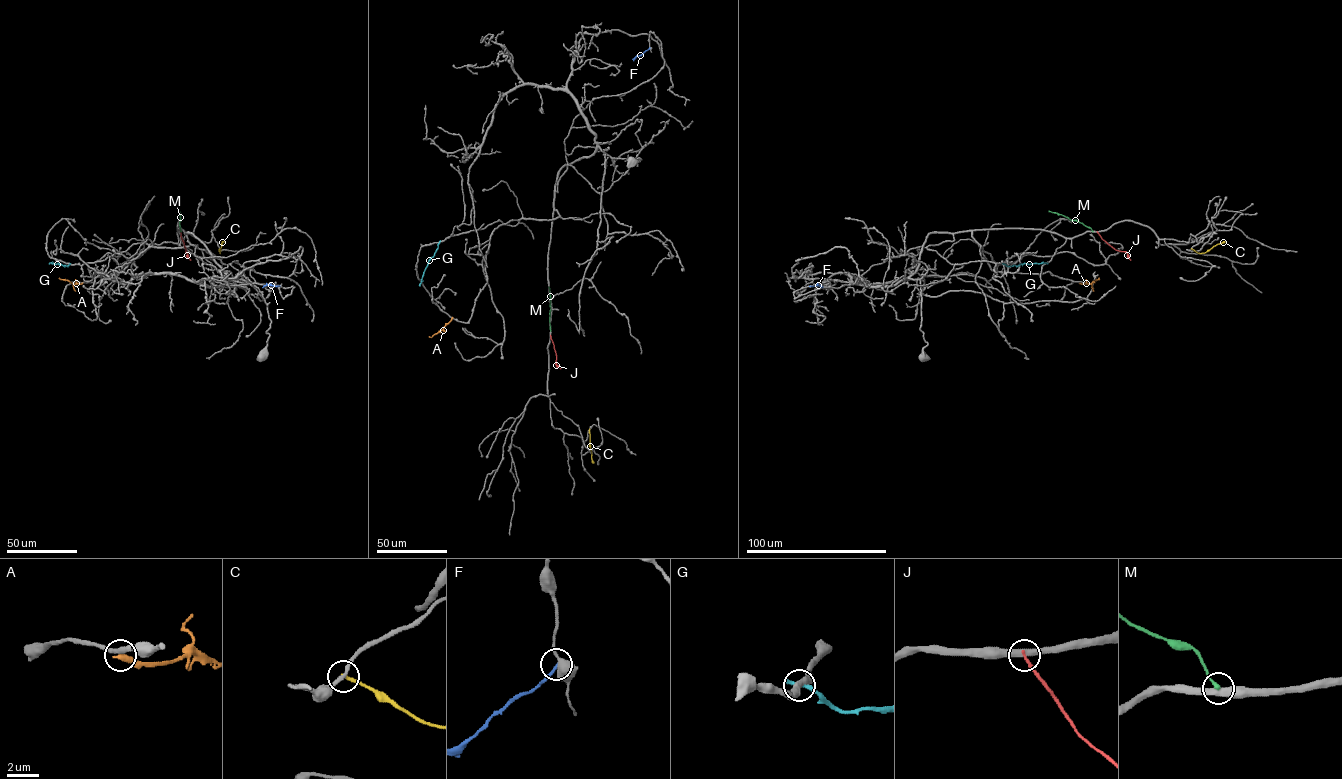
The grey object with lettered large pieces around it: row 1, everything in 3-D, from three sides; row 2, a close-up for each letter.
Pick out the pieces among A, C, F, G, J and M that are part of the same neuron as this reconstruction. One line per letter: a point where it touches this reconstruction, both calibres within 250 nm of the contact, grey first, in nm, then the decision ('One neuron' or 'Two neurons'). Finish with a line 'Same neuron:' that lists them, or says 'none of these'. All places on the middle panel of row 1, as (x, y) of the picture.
A: Touches grey at (452, 318). Thickness 280 nm (grey) against 400 nm. Two neurons
C: Touches grey at (589, 429). Thickness 200 nm (grey) against 190 nm. Two neurons
F: Touches grey at (649, 47). Thickness 550 nm (grey) against 180 nm. Two neurons
G: Touches grey at (439, 241). Thickness 360 nm (grey) against 280 nm. Two neurons
J: Touches grey at (550, 335). Thickness 400 nm (grey) against 180 nm. Two neurons
M: Touches grey at (550, 330). Thickness 400 nm (grey) against 170 nm. Two neurons
Same neuron: none of these

